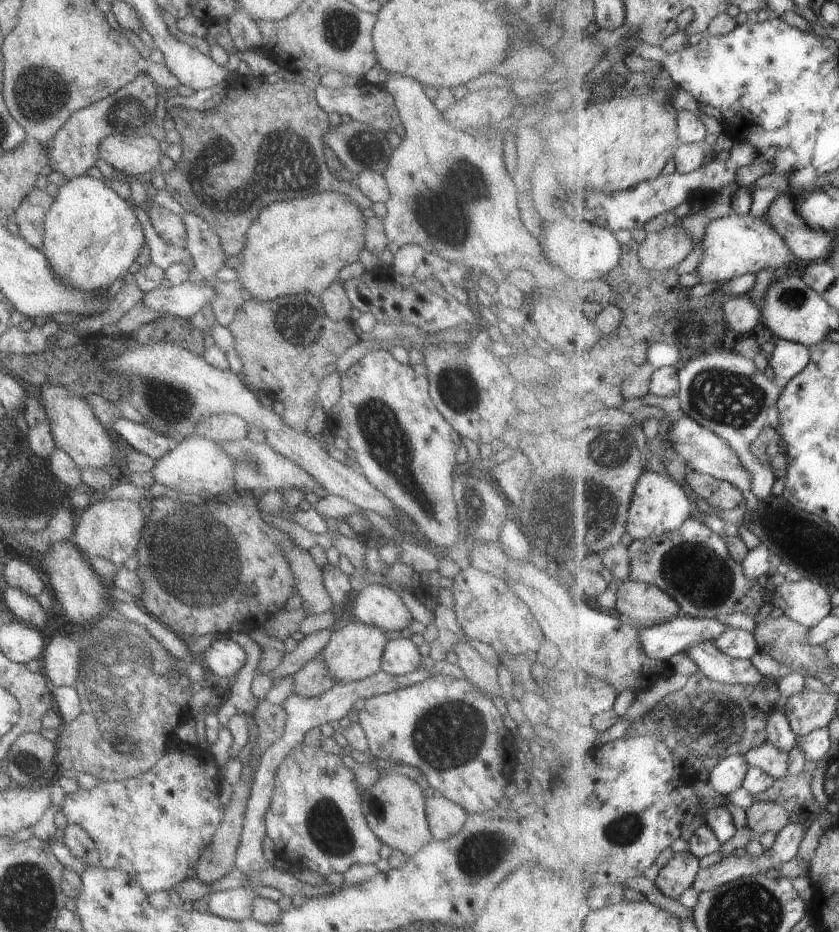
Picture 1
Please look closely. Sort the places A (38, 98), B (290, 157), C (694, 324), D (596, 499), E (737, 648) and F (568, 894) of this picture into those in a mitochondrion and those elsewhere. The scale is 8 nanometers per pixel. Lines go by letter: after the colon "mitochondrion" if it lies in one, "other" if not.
A: mitochondrion
B: mitochondrion
C: mitochondrion
D: mitochondrion
E: other
F: other

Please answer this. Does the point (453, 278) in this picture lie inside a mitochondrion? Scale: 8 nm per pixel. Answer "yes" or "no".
no

